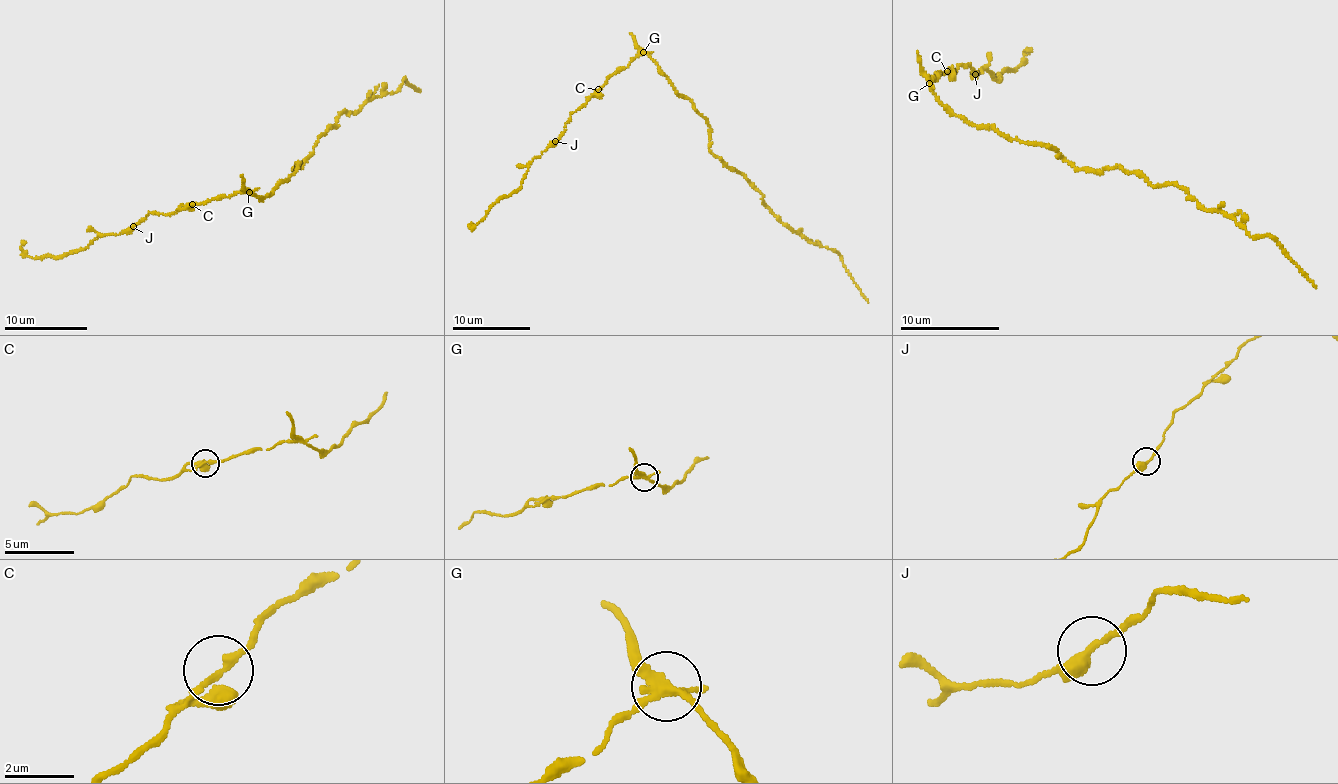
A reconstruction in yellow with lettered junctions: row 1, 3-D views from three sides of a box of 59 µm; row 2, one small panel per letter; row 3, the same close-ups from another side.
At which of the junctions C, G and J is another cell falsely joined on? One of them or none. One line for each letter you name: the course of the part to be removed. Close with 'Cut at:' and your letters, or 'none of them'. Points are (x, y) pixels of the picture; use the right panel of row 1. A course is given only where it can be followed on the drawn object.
G: (929, 84), (972, 125), (1094, 173), (1117, 168), (1177, 185), (1249, 236), (1269, 236), (1316, 288)
Cut at: G

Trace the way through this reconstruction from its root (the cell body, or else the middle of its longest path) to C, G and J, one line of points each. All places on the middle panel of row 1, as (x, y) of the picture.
C: (679, 94), (668, 77), (644, 53), (631, 59), (626, 67), (617, 68), (598, 89)
G: (679, 94), (660, 66), (644, 52)
J: (679, 94), (646, 54), (636, 56), (626, 67), (617, 68), (603, 86), (572, 114), (555, 141)

